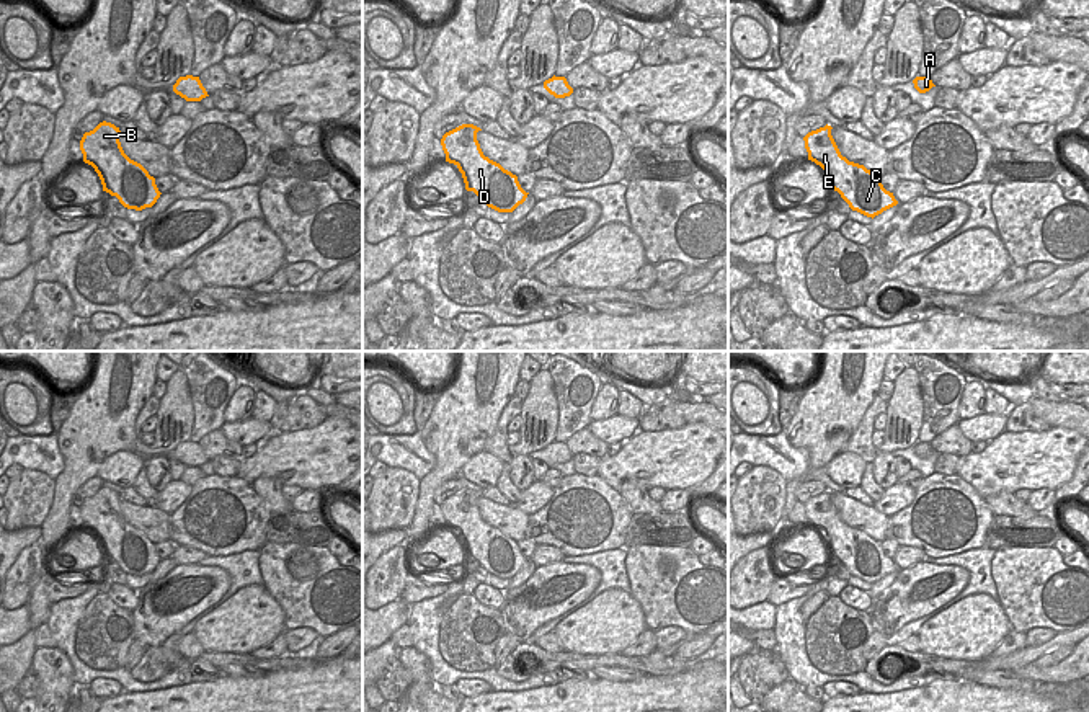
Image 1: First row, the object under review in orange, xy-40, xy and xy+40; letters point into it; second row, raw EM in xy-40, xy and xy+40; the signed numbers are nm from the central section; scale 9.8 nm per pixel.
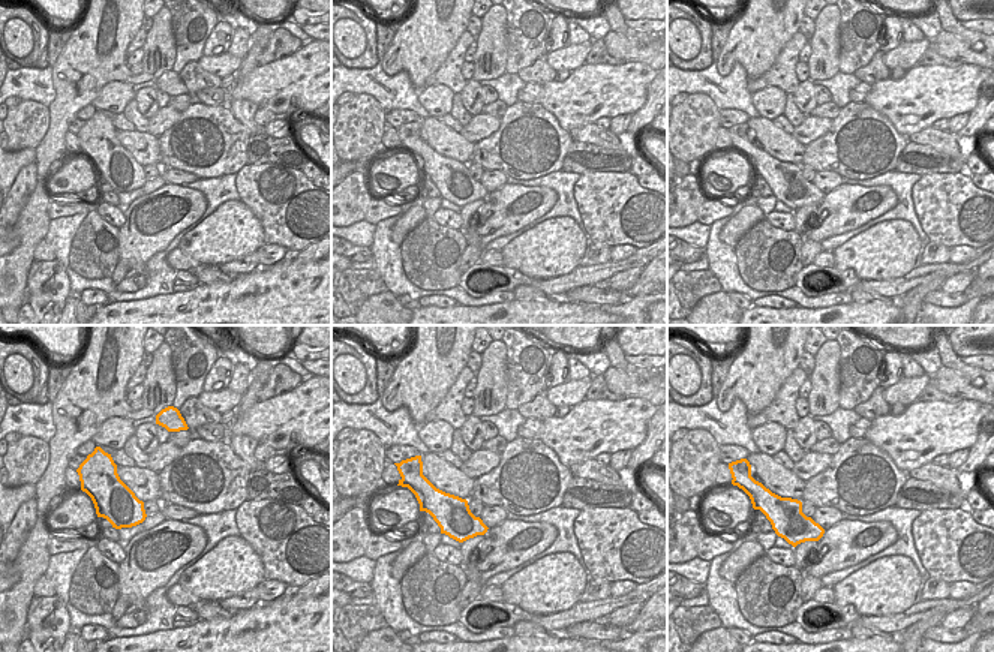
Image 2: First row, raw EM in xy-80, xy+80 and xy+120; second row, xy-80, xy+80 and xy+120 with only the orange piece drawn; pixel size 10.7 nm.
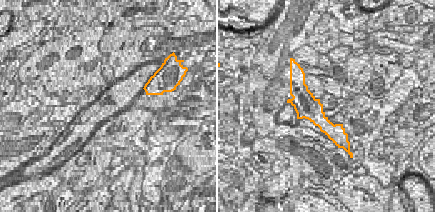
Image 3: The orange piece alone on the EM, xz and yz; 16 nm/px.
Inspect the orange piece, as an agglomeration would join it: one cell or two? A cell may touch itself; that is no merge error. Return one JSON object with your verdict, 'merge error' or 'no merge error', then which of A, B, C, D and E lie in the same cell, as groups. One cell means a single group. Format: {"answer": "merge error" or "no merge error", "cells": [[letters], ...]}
{"answer": "no merge error", "cells": [["A", "B", "C", "D", "E"]]}

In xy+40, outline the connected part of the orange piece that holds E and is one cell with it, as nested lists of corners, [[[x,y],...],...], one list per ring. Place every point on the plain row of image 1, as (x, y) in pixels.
[[[826,490],[803,503],[808,526],[825,536],[828,552],[838,557],[852,576],[872,585],[896,572],[898,567],[883,554],[882,542],[841,521],[831,495]]]

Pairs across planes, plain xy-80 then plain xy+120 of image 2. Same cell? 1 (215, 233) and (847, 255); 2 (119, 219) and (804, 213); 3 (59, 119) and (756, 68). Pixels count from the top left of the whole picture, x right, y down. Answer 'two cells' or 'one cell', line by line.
1: one cell
2: two cells
3: one cell

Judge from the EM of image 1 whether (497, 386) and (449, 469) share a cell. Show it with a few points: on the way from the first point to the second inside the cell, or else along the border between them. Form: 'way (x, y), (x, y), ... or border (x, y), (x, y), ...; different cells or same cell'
way (484, 407), (453, 438), (451, 448); same cell

